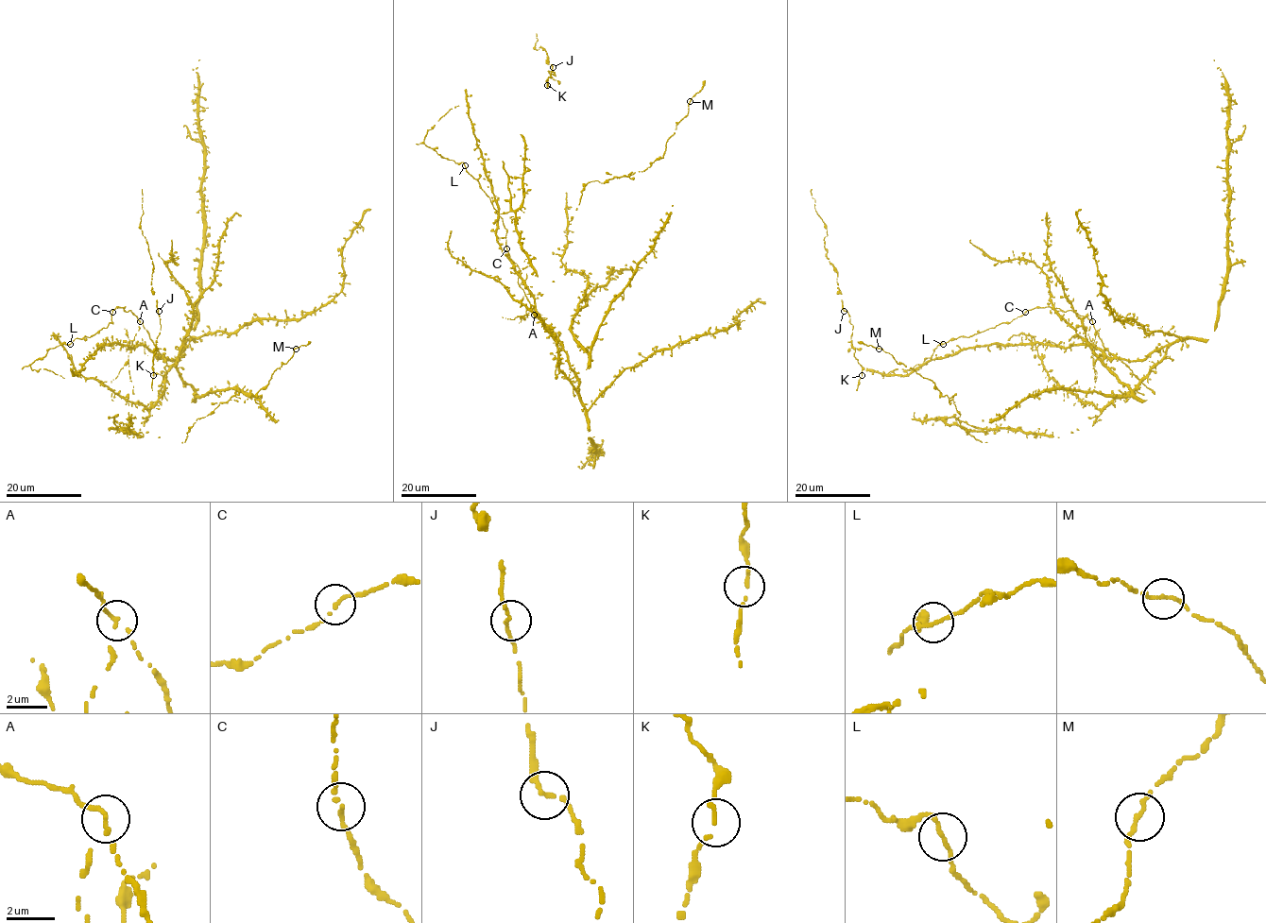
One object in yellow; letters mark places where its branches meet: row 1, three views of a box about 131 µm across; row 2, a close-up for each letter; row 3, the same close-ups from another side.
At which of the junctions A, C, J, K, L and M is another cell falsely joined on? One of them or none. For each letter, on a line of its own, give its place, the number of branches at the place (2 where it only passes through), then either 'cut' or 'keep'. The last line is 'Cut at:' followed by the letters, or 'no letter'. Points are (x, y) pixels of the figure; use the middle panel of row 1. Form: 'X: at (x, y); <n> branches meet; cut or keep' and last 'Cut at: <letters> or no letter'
A: at (534, 315); 2 branches meet; cut
C: at (506, 248); 2 branches meet; keep
J: at (553, 67); 2 branches meet; keep
K: at (547, 85); 2 branches meet; keep
L: at (465, 165); 2 branches meet; keep
M: at (690, 101); 2 branches meet; keep
Cut at: A

